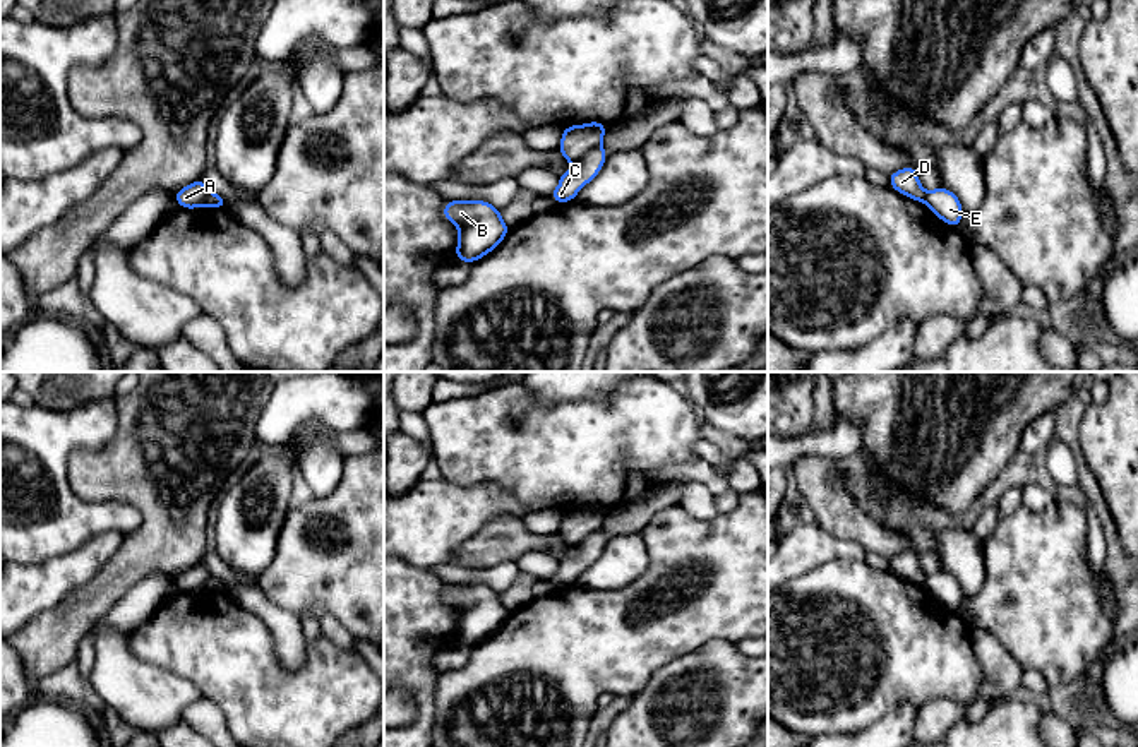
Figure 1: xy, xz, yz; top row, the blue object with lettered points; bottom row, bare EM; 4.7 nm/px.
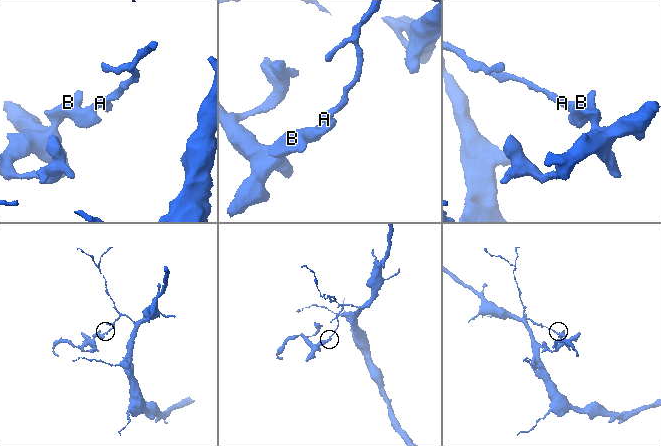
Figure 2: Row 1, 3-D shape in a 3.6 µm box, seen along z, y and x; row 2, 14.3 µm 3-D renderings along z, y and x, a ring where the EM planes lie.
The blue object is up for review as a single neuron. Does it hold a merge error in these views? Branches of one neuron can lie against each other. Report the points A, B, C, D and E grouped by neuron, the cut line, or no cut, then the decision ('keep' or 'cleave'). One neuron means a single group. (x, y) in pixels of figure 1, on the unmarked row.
A D / B C E; cut in xz along (598, 528), (590, 531), (574, 547); cleave

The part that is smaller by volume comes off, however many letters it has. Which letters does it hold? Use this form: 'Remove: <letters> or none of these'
Remove: B, C, E

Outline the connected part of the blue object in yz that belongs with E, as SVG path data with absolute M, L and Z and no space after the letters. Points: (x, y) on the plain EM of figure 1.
M937 571L927 576L924 586L941 605L958 612L963 600L963 591L960 583L951 574Z

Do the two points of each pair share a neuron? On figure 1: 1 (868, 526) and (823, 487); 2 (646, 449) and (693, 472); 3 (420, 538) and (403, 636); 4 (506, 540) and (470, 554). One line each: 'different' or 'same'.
1: same
2: different
3: different
4: same

